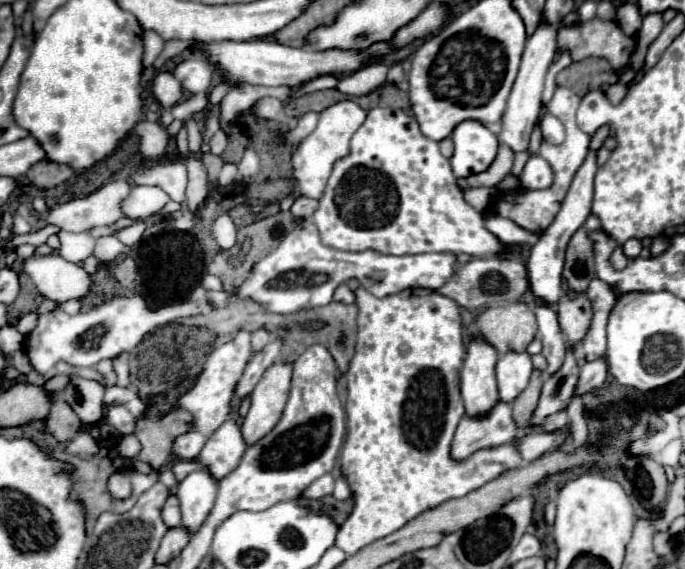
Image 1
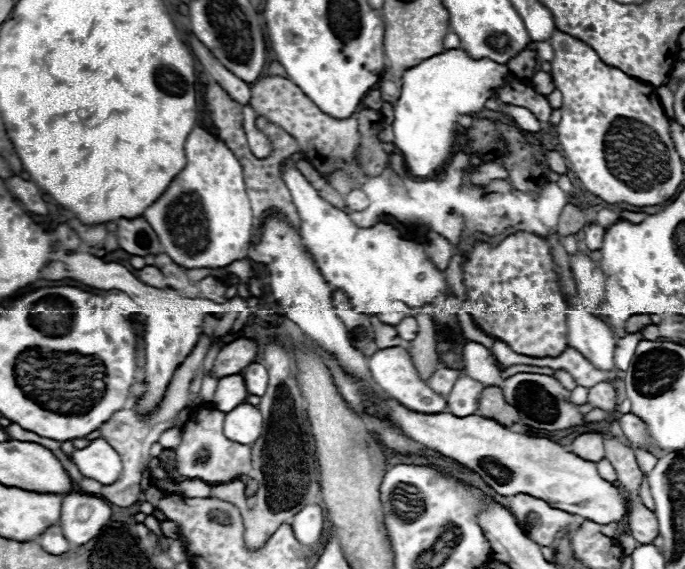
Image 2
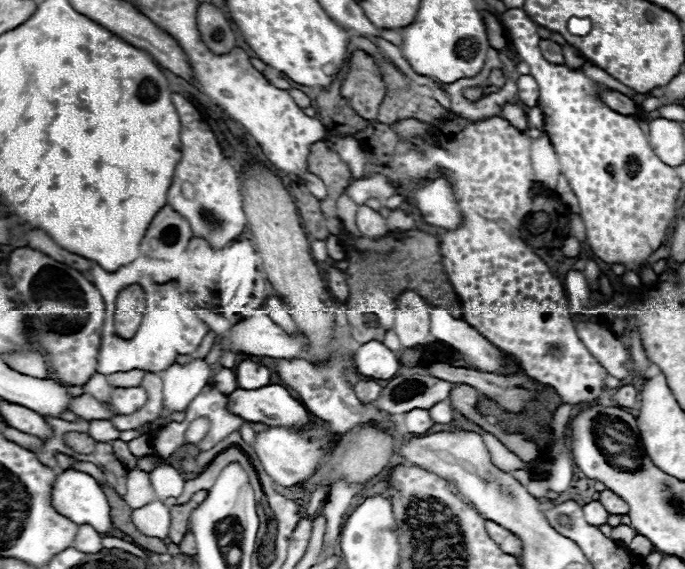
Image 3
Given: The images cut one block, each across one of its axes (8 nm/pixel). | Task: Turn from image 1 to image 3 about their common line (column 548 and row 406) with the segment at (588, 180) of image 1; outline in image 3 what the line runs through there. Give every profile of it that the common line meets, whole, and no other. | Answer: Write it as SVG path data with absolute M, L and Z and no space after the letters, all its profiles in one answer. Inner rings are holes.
M282 384L262 386L262 390L238 388L226 398L228 410L248 422L266 422L270 426L304 426L310 422L310 412Z

